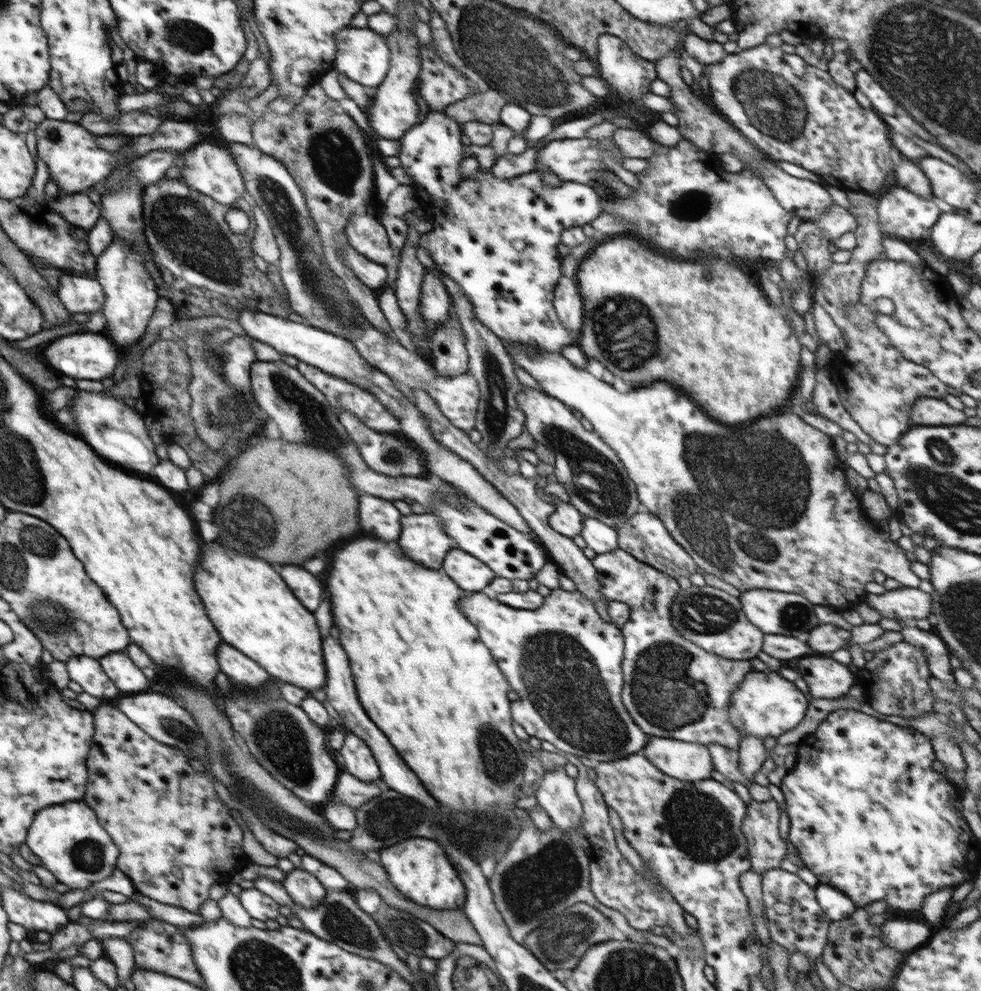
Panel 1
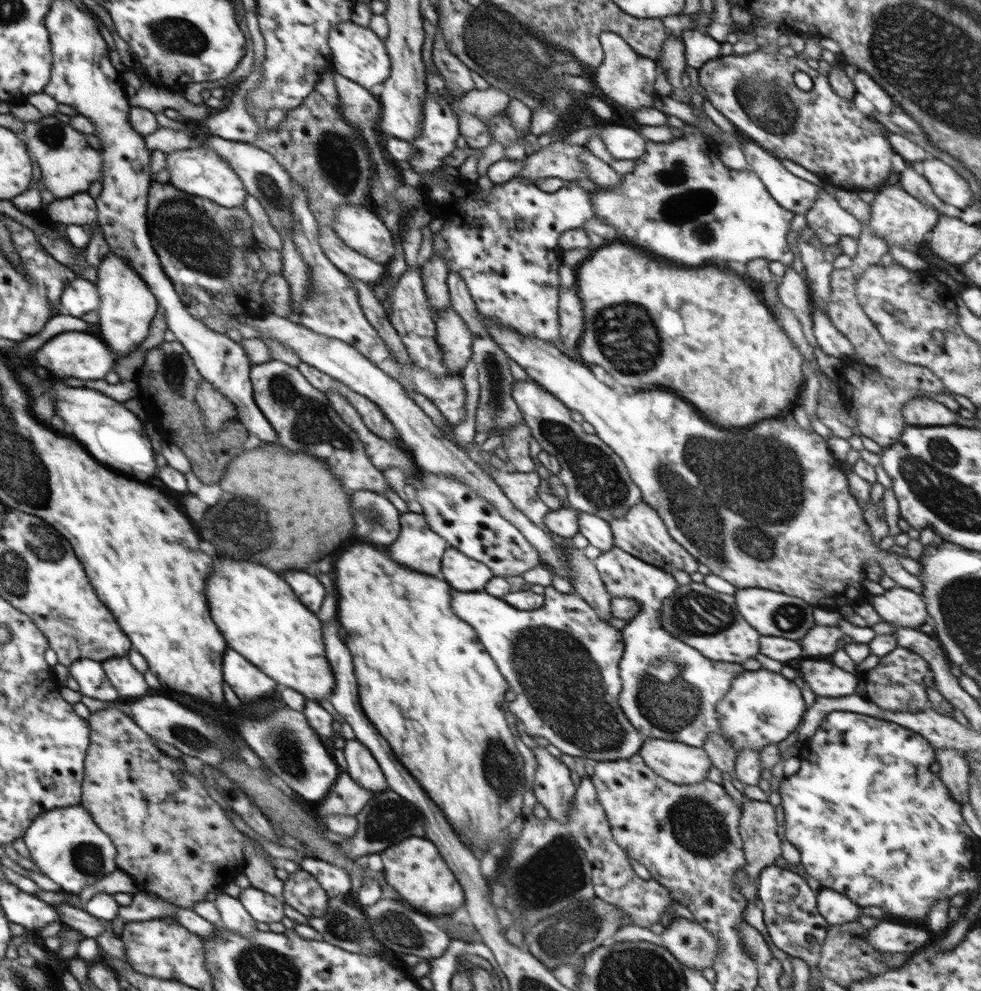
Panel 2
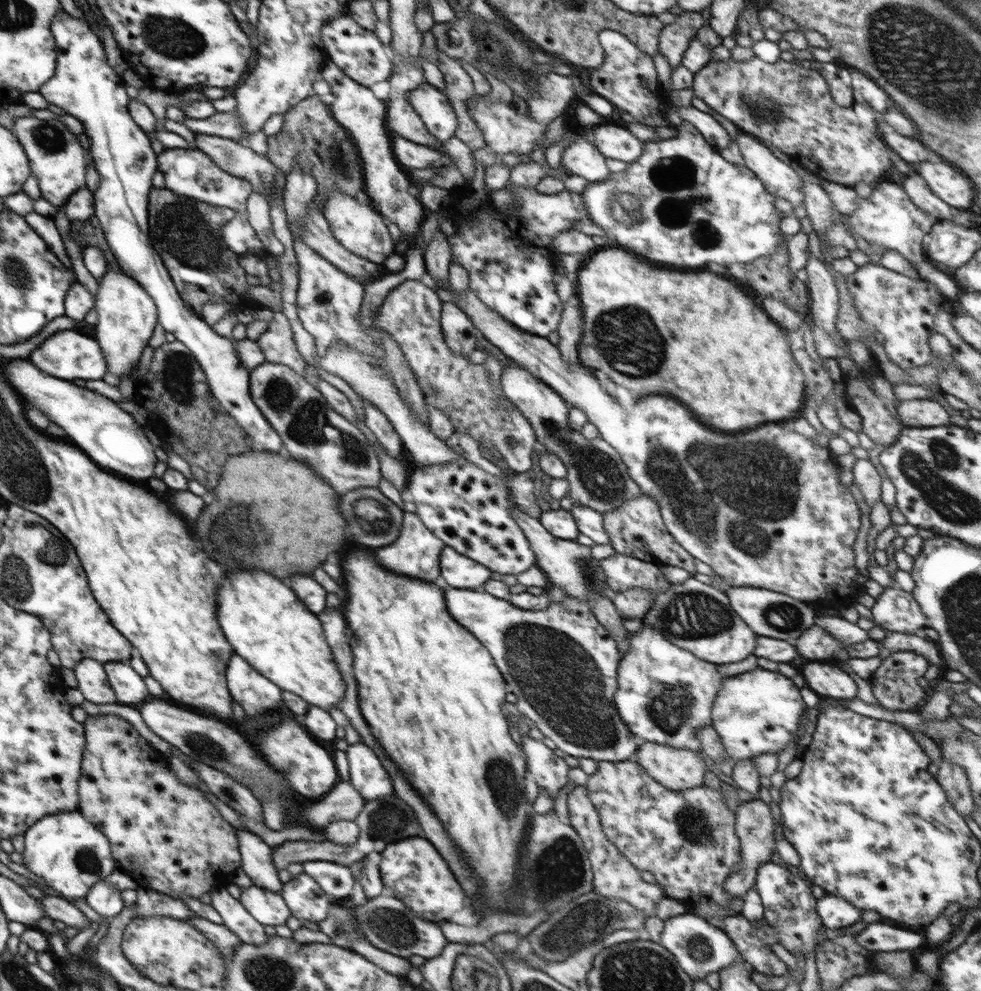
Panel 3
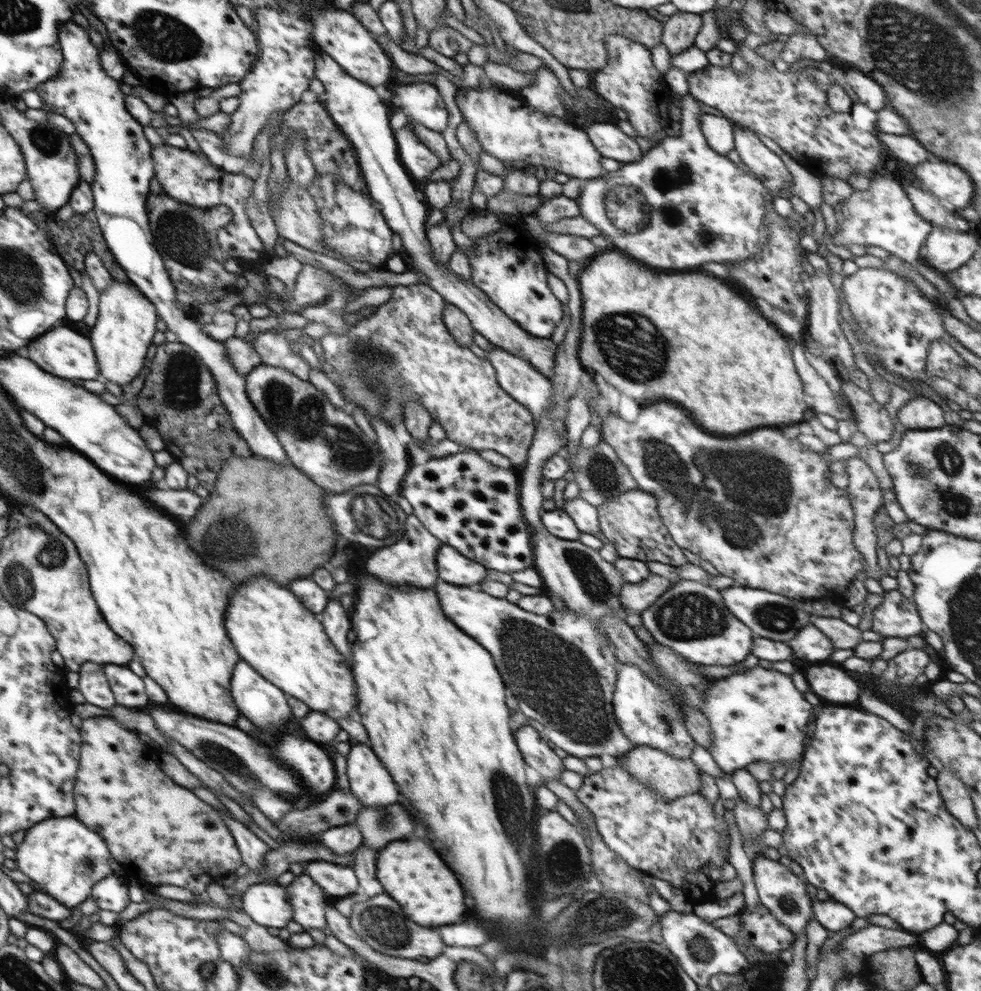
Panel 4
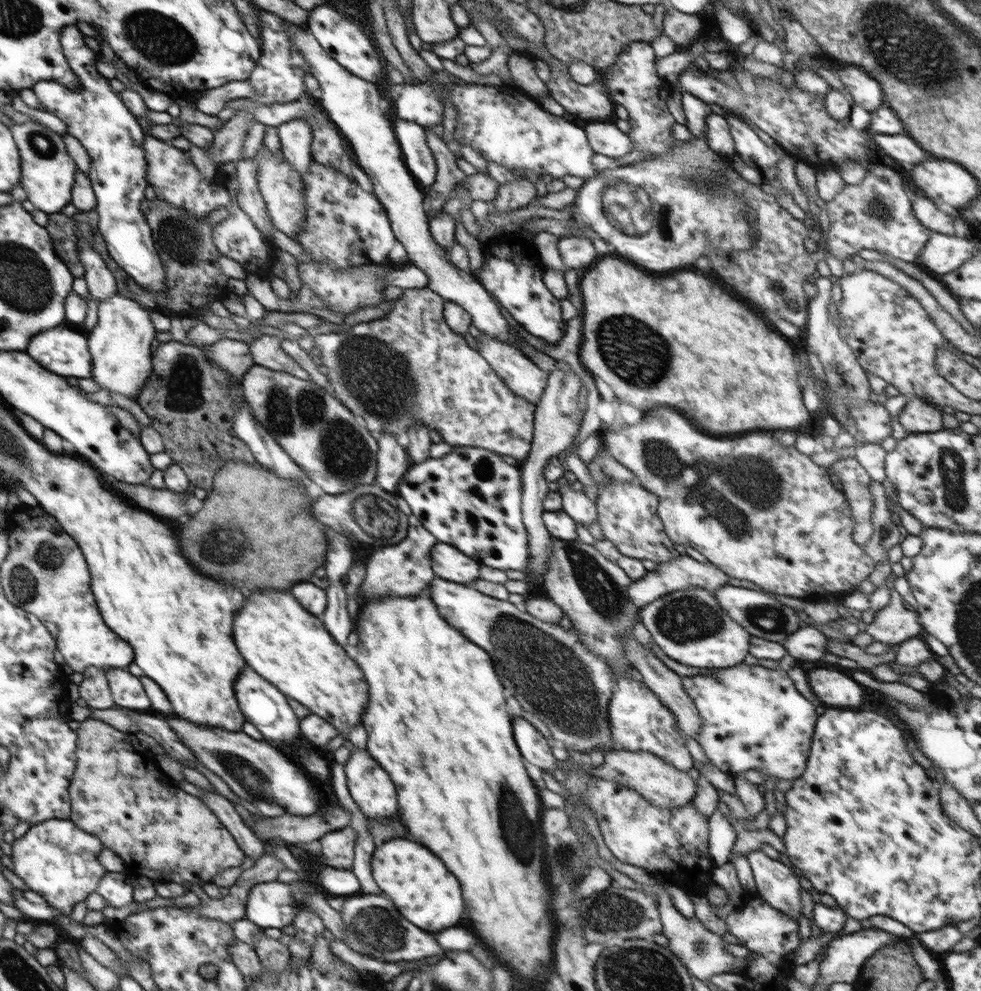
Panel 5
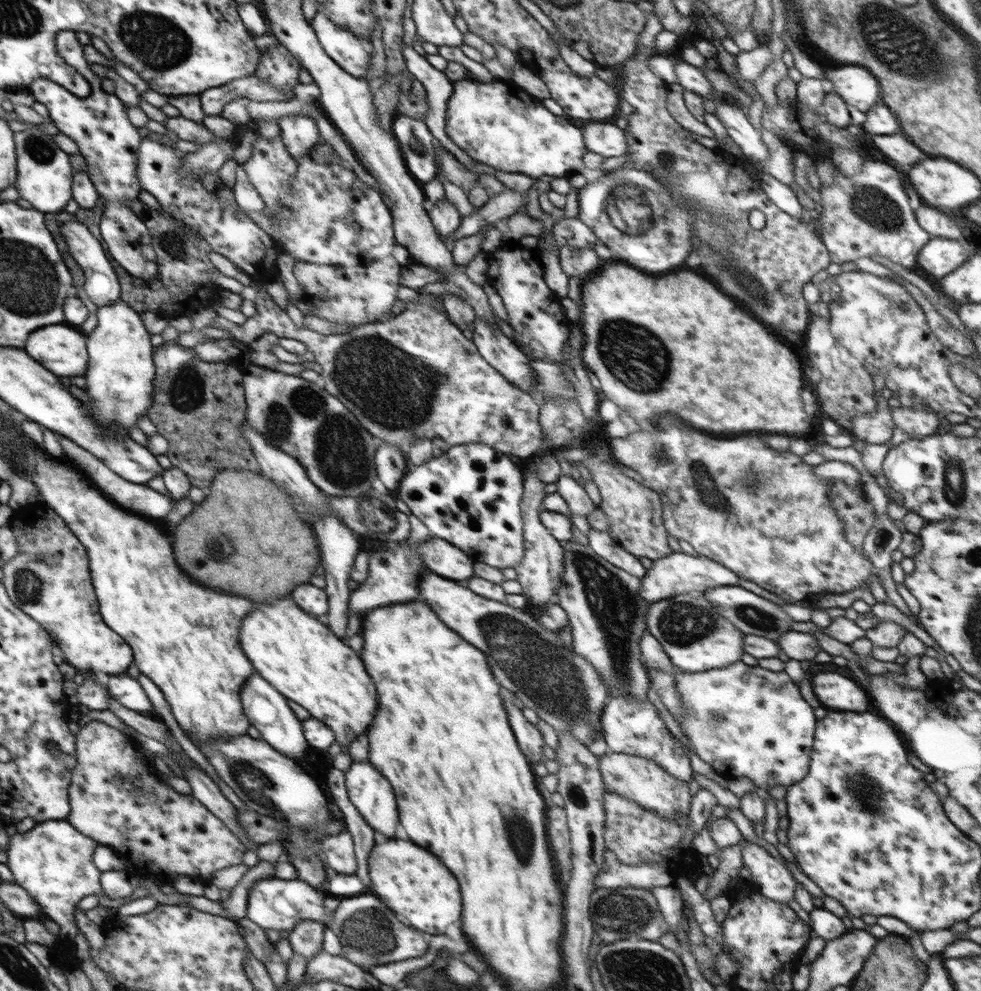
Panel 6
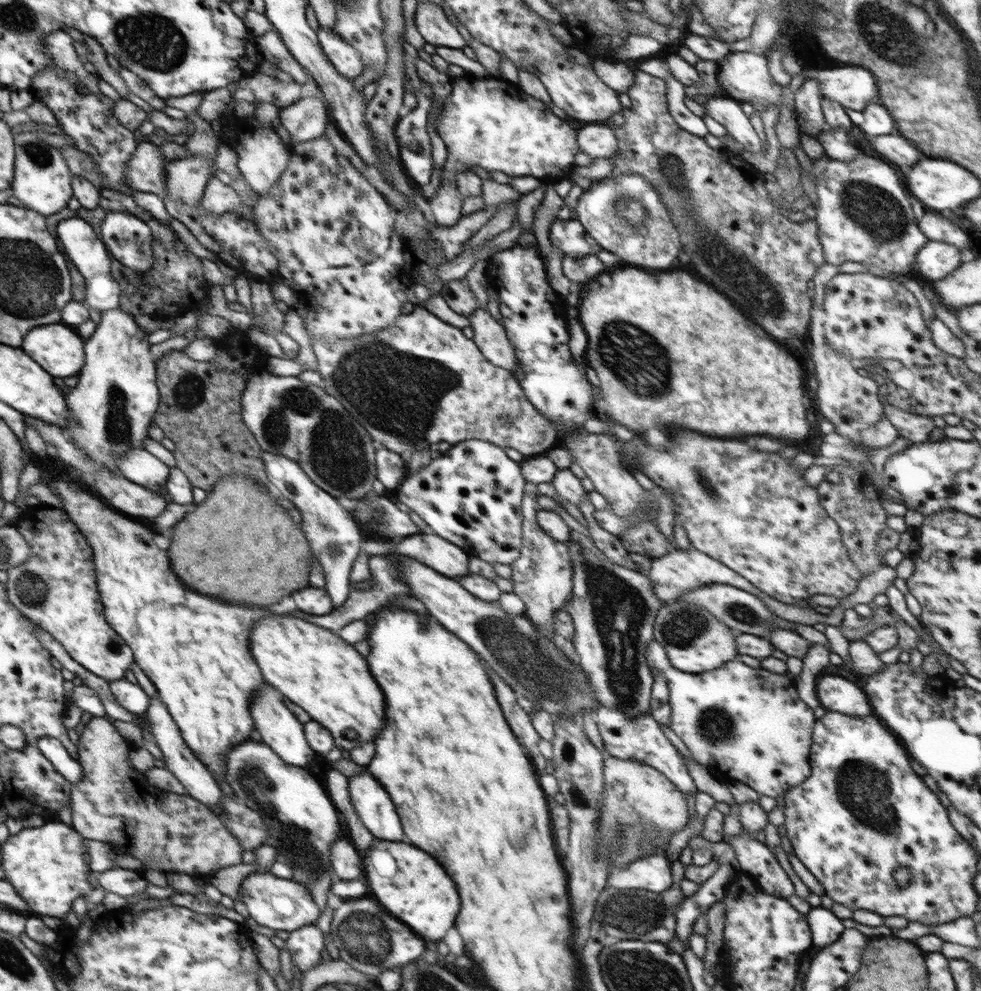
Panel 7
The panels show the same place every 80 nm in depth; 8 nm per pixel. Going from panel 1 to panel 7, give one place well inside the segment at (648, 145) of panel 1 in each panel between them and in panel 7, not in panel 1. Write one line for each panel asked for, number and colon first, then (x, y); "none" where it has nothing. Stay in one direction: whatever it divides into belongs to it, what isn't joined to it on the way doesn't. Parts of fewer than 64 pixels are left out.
2: (623, 143)
3: (615, 142)
4: (610, 141)
5: (605, 138)
6: (605, 138)
7: (598, 140)

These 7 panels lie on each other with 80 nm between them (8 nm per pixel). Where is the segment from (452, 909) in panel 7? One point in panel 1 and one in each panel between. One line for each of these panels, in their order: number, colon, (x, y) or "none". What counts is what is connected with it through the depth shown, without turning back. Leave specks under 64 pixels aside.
1: (418, 867)
2: (414, 869)
3: (412, 868)
4: (412, 873)
5: (418, 883)
6: (414, 882)

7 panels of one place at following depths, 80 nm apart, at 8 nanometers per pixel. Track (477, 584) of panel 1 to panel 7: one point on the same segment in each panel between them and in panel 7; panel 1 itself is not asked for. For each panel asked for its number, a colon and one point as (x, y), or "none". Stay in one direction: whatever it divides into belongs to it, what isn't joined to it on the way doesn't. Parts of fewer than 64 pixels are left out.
2: (462, 573)
3: (459, 571)
4: (457, 569)
5: (449, 563)
6: (442, 558)
7: (446, 558)

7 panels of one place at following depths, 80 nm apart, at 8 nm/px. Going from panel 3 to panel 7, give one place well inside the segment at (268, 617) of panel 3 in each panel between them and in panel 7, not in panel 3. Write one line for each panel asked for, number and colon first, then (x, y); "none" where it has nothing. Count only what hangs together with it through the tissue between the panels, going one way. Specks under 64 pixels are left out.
4: (281, 640)
5: (290, 648)
6: (300, 657)
7: (315, 668)

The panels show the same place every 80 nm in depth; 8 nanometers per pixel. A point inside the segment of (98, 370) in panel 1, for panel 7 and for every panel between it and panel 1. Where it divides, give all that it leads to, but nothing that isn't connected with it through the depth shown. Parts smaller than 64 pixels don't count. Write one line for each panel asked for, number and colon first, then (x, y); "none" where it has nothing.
2: (73, 354)
3: (68, 355)
4: (63, 352)
5: (65, 352)
6: (59, 348)
7: (57, 349)

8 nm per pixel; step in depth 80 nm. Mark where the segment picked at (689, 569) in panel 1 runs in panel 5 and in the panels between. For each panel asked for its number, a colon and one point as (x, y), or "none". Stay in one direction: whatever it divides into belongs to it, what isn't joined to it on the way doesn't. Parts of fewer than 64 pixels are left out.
2: (640, 532)
3: (636, 529)
4: (631, 522)
5: (627, 513)

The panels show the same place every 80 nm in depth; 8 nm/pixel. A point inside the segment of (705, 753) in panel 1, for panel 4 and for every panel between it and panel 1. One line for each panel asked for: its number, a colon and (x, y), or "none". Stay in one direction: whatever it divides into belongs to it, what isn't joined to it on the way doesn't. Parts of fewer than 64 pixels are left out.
2: (678, 763)
3: (677, 769)
4: (673, 778)

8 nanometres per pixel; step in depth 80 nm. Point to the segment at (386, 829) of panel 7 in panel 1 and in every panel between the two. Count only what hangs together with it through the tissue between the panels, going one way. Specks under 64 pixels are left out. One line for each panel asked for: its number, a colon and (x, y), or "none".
1: (359, 761)
2: (361, 765)
3: (366, 773)
4: (371, 783)
5: (371, 787)
6: (373, 796)

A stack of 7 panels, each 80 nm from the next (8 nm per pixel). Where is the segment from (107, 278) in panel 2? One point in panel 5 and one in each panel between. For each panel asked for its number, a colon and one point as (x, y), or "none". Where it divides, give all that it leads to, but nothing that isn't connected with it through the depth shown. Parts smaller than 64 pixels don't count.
3: (126, 313)
4: (126, 322)
5: (119, 343)

